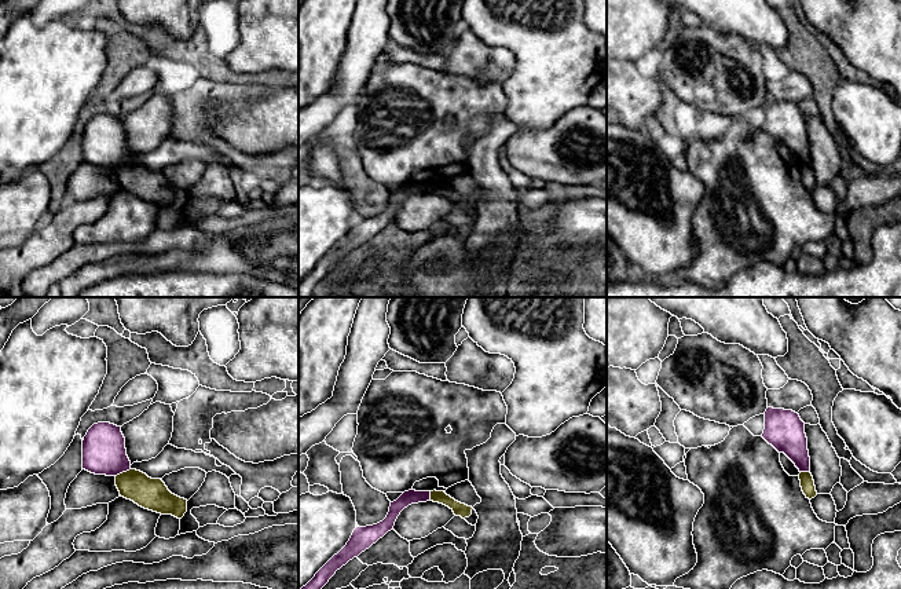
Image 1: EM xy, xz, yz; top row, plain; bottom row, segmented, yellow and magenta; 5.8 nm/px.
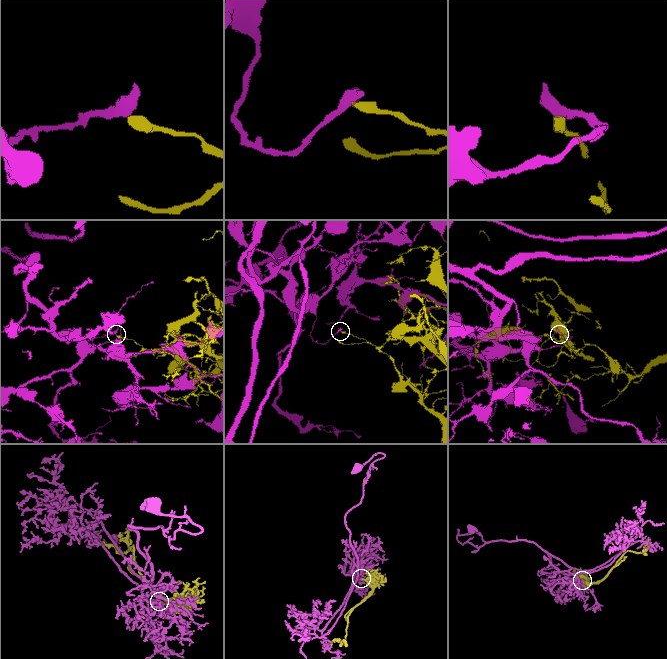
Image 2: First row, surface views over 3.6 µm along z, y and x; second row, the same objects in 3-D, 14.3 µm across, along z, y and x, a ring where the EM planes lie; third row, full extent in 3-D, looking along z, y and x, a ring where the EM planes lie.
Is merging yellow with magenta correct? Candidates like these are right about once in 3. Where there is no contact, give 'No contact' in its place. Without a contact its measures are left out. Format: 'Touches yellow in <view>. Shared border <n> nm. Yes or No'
Touches yellow in xy. Shared border 100 nm. No

